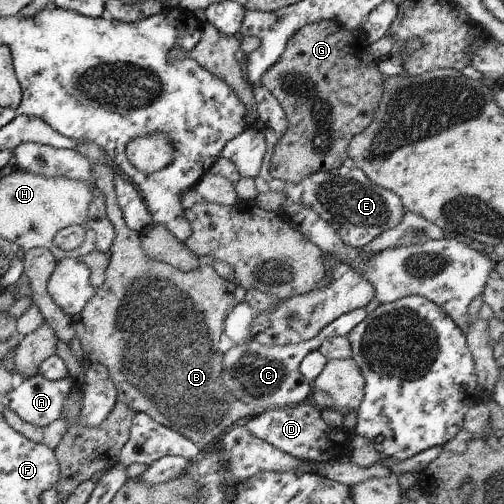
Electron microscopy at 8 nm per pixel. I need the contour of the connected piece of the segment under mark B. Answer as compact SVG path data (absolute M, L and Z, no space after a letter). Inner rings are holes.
M108 161L94 165L95 183L106 196L115 239L105 270L106 279L75 317L75 334L81 340L86 360L94 362L88 357L96 356L98 362L102 362L110 372L118 401L126 403L136 414L148 413L156 422L203 446L259 412L258 408L244 404L226 392L220 380L220 372L224 370L222 336L226 336L226 319L229 318L230 308L234 308L234 300L238 300L238 296L234 295L235 284L222 280L212 266L182 272L161 259L146 256L143 248L140 248L138 232L125 222L124 210L117 199L117 186L113 181L114 171L115 168Z

